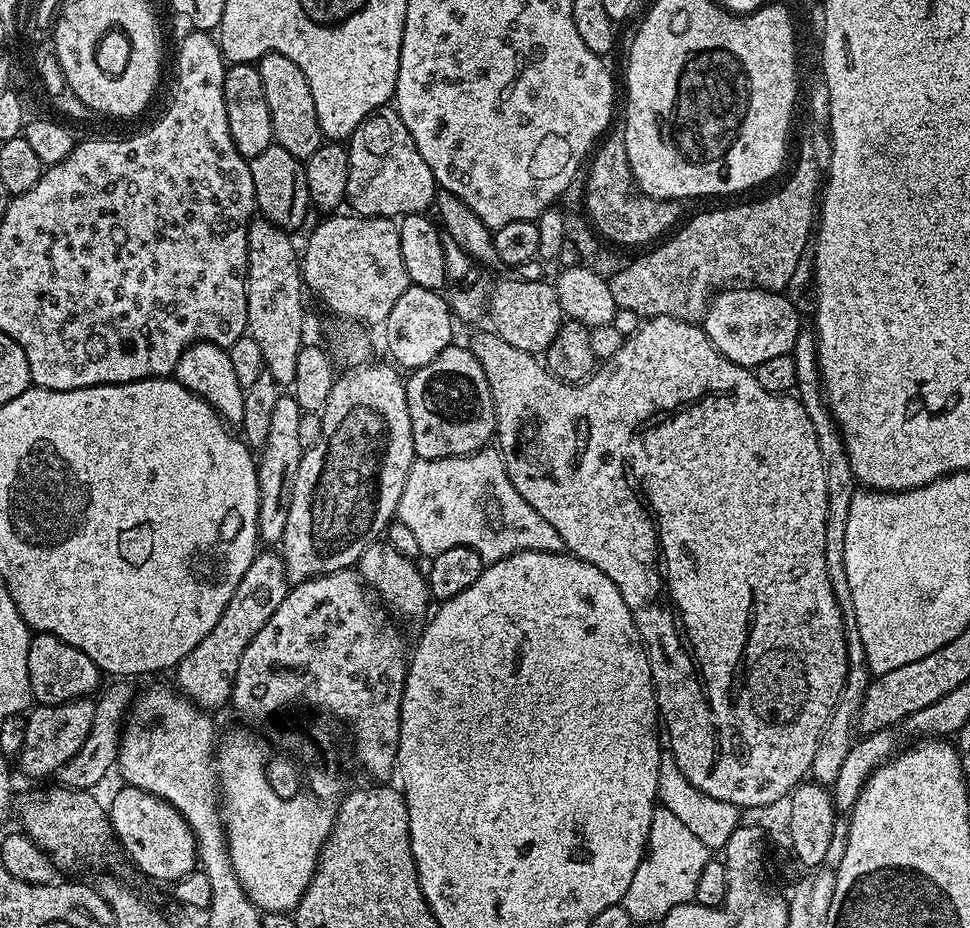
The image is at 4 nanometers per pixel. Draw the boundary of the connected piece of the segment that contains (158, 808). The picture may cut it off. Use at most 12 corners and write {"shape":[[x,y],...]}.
{"shape":[[120,786],[112,836],[138,871],[167,882],[197,871],[196,834],[146,790]]}

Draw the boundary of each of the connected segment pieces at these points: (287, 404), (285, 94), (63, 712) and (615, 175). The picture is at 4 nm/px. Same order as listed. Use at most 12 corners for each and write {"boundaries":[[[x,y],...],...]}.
{"boundaries":[[[295,396],[274,405],[259,449],[259,543],[284,539],[304,450]],[[277,52],[262,74],[274,143],[305,162],[322,143],[306,74]],[[96,700],[41,704],[18,757],[48,776],[82,750]],[[623,131],[587,168],[586,216],[616,246],[651,245],[681,223],[681,201],[636,187]]]}

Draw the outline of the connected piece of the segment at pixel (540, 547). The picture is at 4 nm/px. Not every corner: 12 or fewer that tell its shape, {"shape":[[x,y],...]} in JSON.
{"shape":[[496,446],[413,460],[396,516],[428,558],[565,551]]}

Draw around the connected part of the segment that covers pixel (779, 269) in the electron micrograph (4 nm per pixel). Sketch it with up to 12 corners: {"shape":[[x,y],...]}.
{"shape":[[822,170],[700,212],[608,280],[616,307],[703,321],[729,286],[783,293]]}

